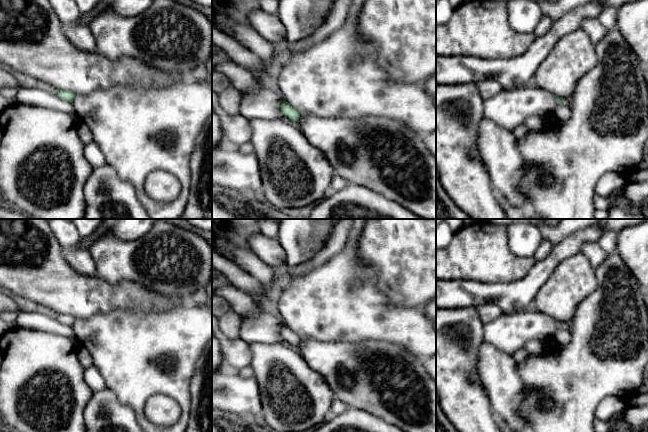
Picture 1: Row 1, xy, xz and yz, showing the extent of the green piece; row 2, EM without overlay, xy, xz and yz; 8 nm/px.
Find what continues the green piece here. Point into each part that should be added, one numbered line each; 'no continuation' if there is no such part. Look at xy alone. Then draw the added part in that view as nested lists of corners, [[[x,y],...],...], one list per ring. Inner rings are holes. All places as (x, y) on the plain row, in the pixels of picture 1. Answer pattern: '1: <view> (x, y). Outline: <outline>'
no continuation

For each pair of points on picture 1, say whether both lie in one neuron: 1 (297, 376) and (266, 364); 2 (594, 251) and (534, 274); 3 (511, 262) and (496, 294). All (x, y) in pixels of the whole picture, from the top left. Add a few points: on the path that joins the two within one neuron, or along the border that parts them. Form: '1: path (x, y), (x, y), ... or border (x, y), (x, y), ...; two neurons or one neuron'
1: path (289, 376), (285, 376), (274, 365); one neuron
2: border (597, 241), (587, 241), (579, 252); two neurons
3: border (523, 276), (509, 282), (478, 282); two neurons

